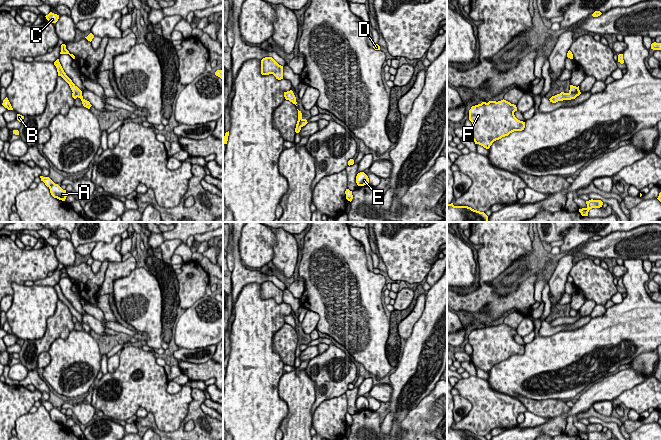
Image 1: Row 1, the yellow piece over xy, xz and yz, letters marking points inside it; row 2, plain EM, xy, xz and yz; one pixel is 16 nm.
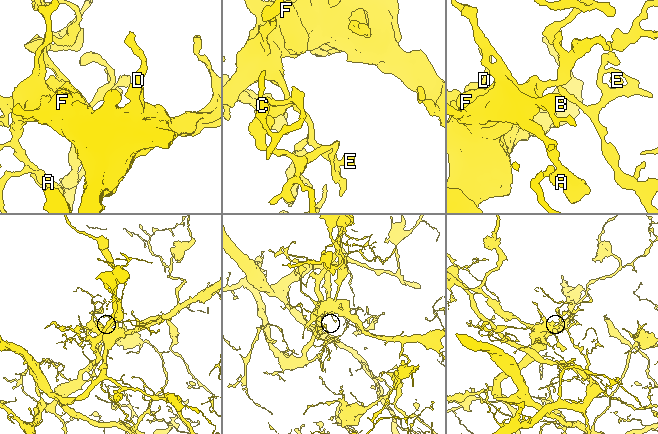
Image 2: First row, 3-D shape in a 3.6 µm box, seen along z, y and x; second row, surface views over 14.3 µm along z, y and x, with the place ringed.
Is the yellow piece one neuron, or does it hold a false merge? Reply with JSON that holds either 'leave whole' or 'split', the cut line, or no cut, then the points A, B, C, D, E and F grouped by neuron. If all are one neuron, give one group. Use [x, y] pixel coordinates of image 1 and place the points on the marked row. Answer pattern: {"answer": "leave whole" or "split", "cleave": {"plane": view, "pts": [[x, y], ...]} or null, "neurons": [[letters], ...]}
{"answer": "split", "cleave": {"plane": "yz", "pts": [[577, 87], [574, 92], [569, 92]]}, "neurons": [["A", "B", "D", "F"], ["C", "E"]]}

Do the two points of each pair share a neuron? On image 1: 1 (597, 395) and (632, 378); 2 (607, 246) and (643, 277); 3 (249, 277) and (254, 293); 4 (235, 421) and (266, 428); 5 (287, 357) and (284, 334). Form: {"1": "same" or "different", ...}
{"1": "same", "2": "different", "3": "different", "4": "same", "5": "same"}

